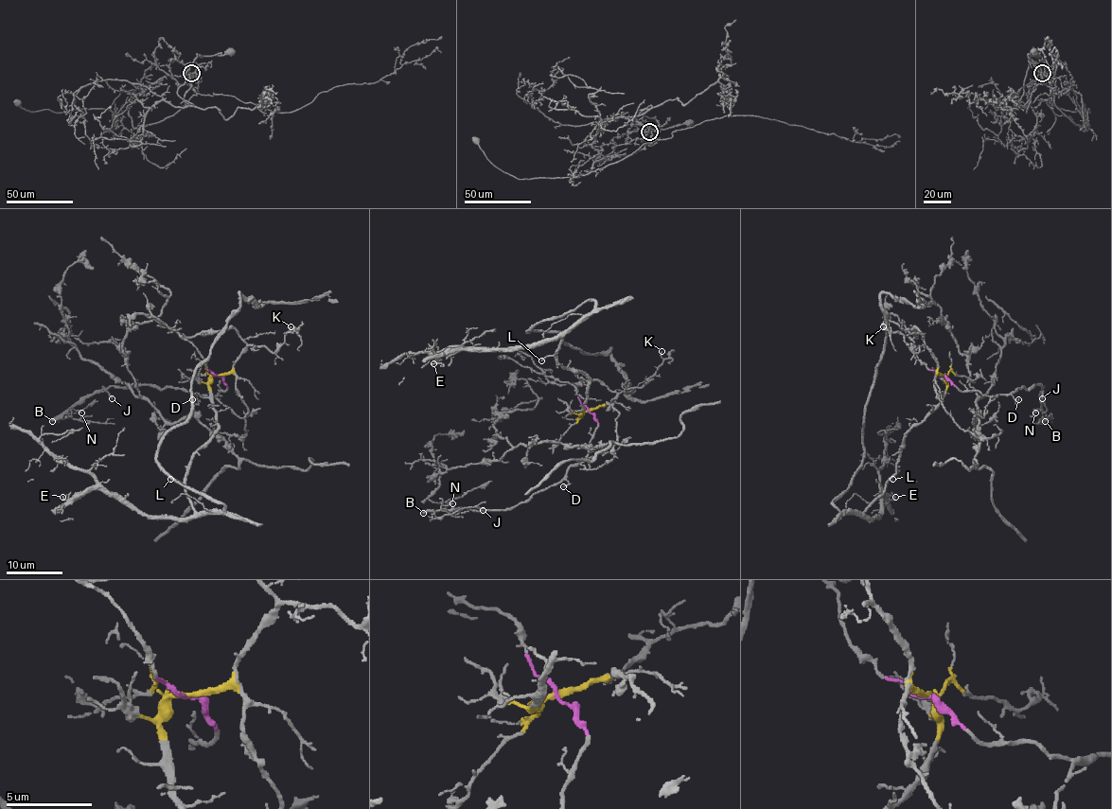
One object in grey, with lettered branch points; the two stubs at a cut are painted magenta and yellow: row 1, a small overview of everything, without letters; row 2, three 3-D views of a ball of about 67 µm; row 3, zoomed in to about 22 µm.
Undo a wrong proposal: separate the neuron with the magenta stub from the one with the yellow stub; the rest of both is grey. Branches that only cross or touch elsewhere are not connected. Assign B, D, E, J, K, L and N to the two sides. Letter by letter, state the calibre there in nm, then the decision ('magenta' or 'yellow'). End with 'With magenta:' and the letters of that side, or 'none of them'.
B: calibre 360 nm; magenta
D: calibre 110 nm; magenta
E: calibre 110 nm; yellow
J: calibre 200 nm; magenta
K: calibre 140 nm; yellow
L: calibre 150 nm; yellow
N: calibre 120 nm; magenta
With magenta: B, D, J, N

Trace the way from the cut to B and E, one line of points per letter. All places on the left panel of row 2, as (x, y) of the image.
B: (217, 375), (226, 388), (217, 395), (191, 395), (187, 391), (152, 385), (102, 388), (83, 396), (52, 421)
E: (217, 375), (210, 385), (217, 430), (185, 476), (194, 513), (144, 516), (99, 489), (61, 496)

